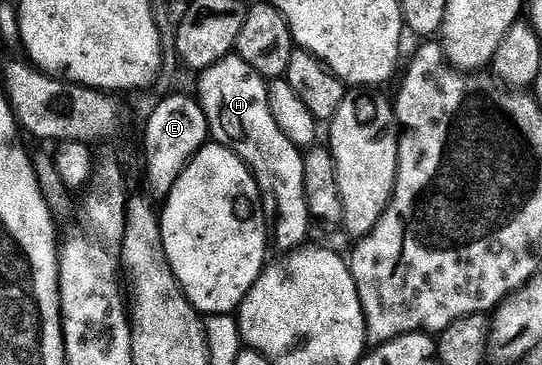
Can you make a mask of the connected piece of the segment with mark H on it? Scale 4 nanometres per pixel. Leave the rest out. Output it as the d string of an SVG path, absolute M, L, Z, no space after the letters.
M236 53L224 56L197 77L199 79L196 100L198 106L202 108L204 117L207 118L209 138L236 153L236 157L240 157L252 173L262 198L262 212L266 214L266 226L273 246L275 243L282 253L298 250L307 242L306 234L310 231L310 223L312 224L312 216L304 193L304 155L296 144L288 141L284 133L280 133L280 125L276 125L276 117L272 117L272 108L268 106L267 80Z

